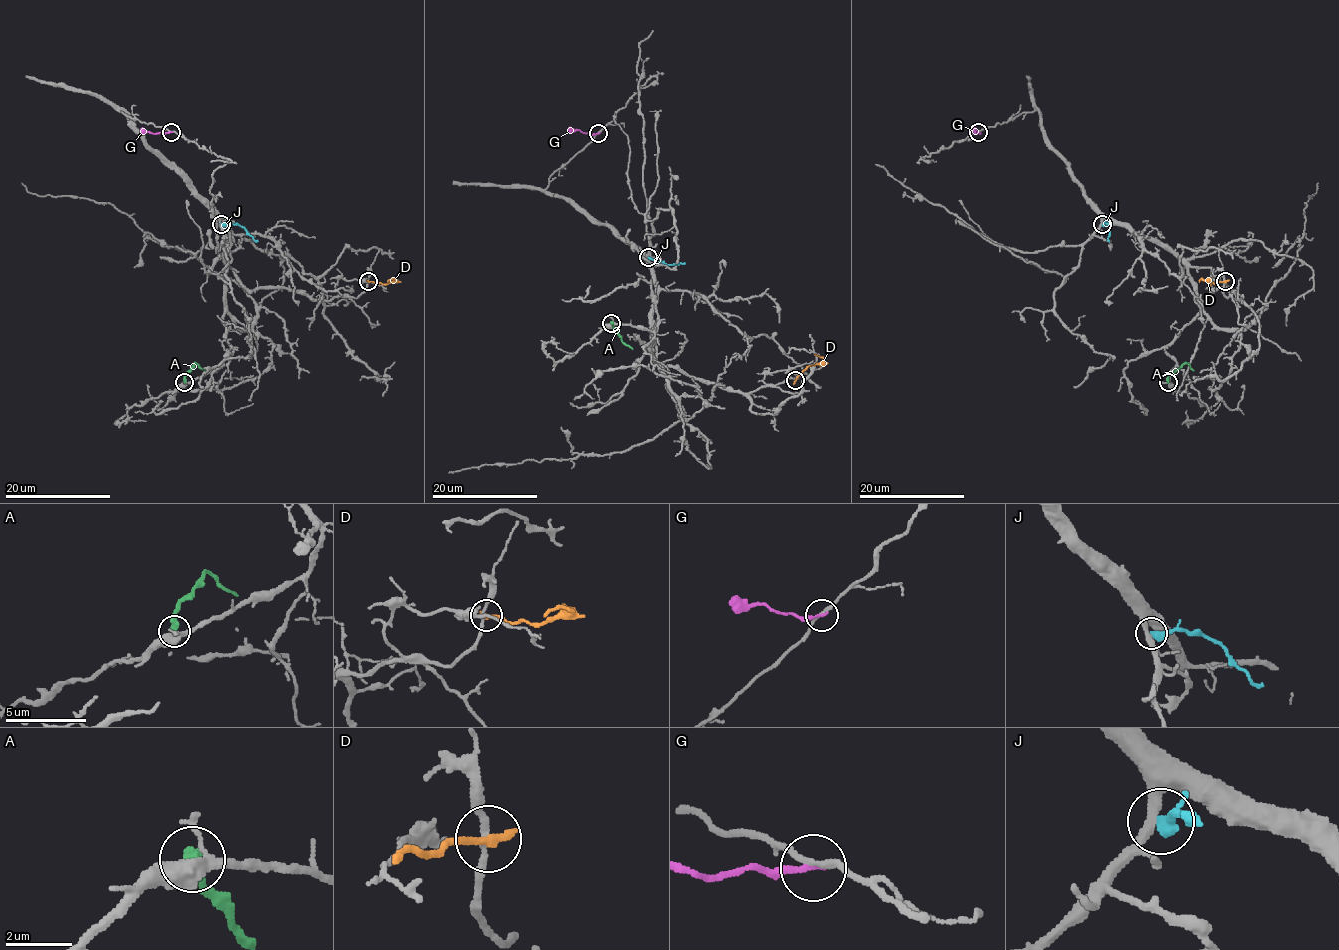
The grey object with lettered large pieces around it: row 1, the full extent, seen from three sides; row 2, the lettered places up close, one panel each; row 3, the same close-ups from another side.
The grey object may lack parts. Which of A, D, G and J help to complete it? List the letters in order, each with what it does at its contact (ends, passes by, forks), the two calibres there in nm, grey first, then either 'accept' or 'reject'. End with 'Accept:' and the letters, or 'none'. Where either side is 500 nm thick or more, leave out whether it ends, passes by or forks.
A: it ends there; 440 nm thick on the grey side, 360 nm on the other; reject
D: it ends there; 180 nm thick on the grey side, 280 nm on the other; reject
G: it ends there; 180 nm thick on the grey side, 220 nm on the other; reject
J: it ends there; 300 nm thick on the grey side, 440 nm on the other; reject
Accept: none

